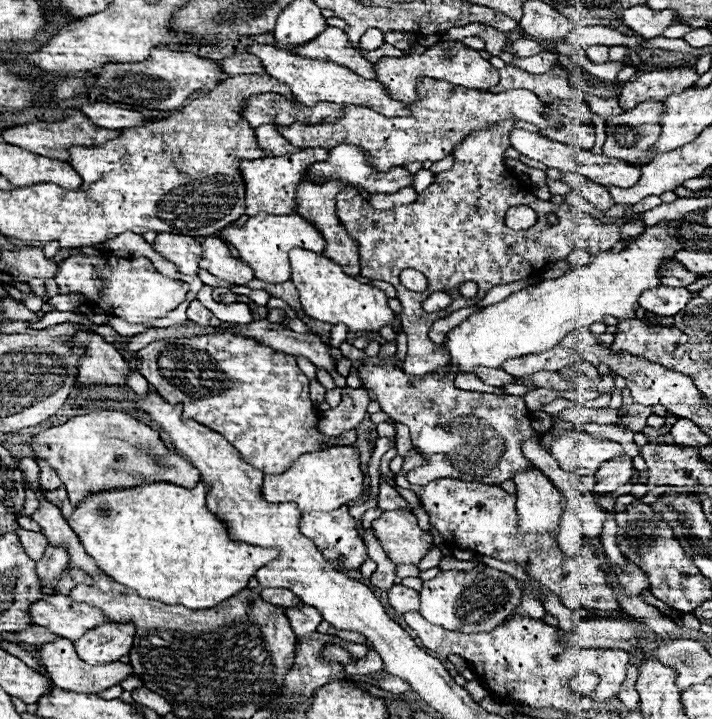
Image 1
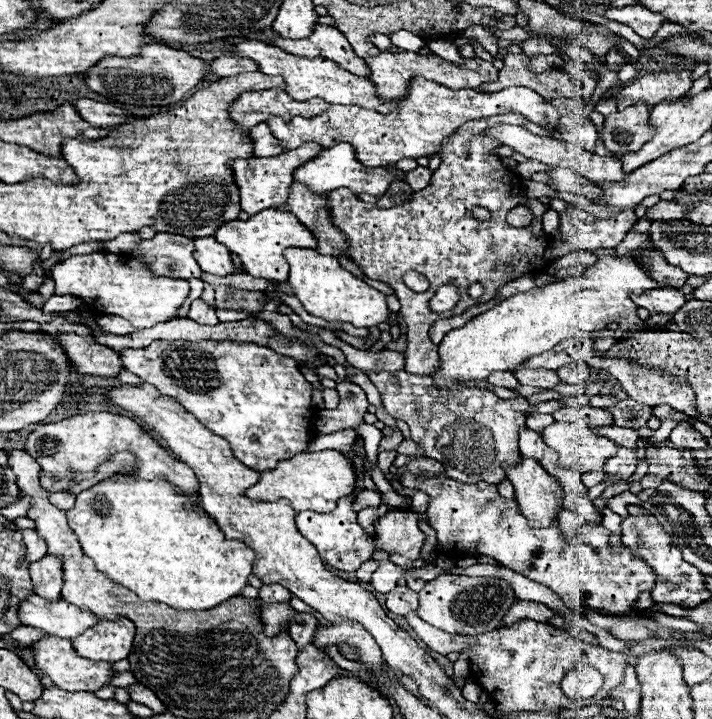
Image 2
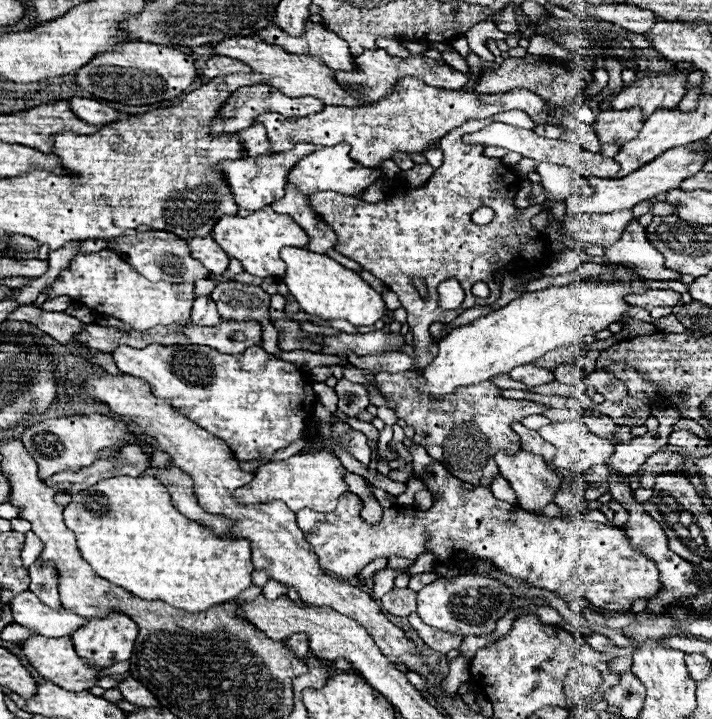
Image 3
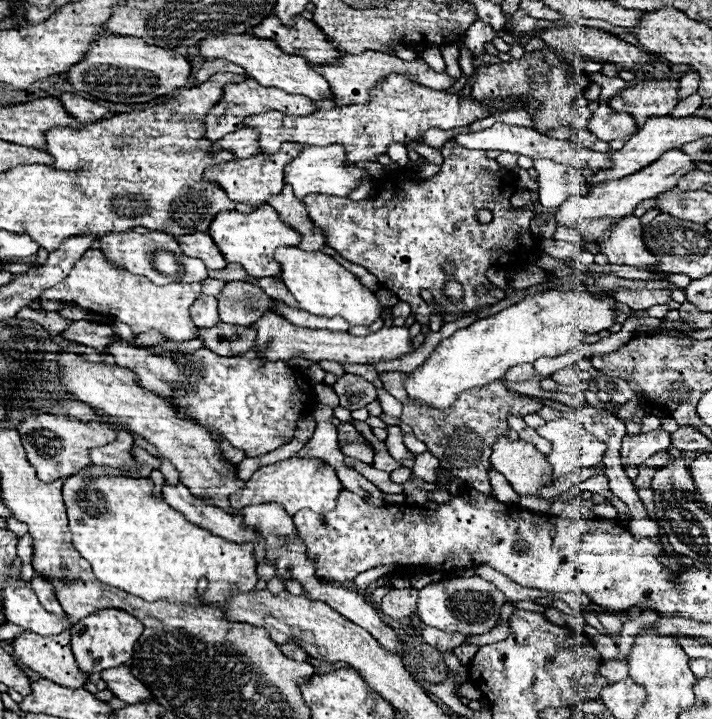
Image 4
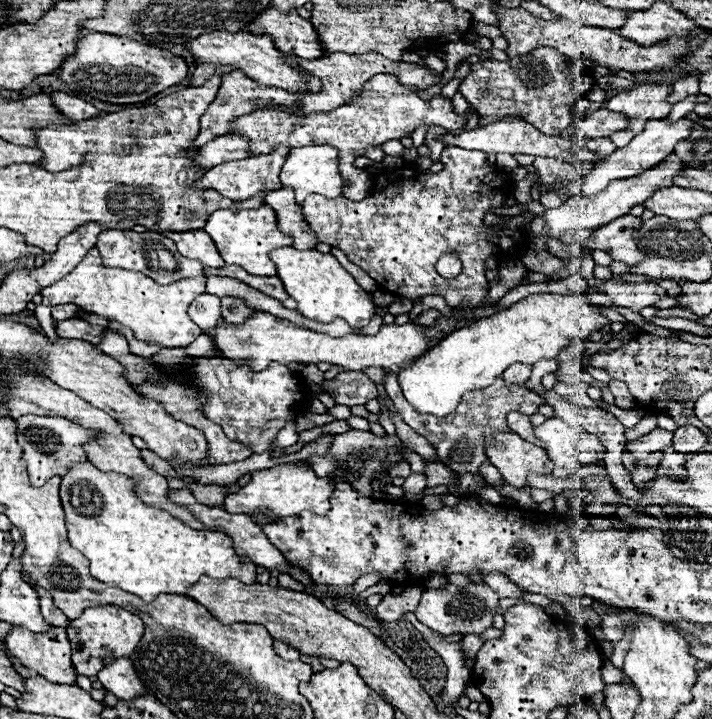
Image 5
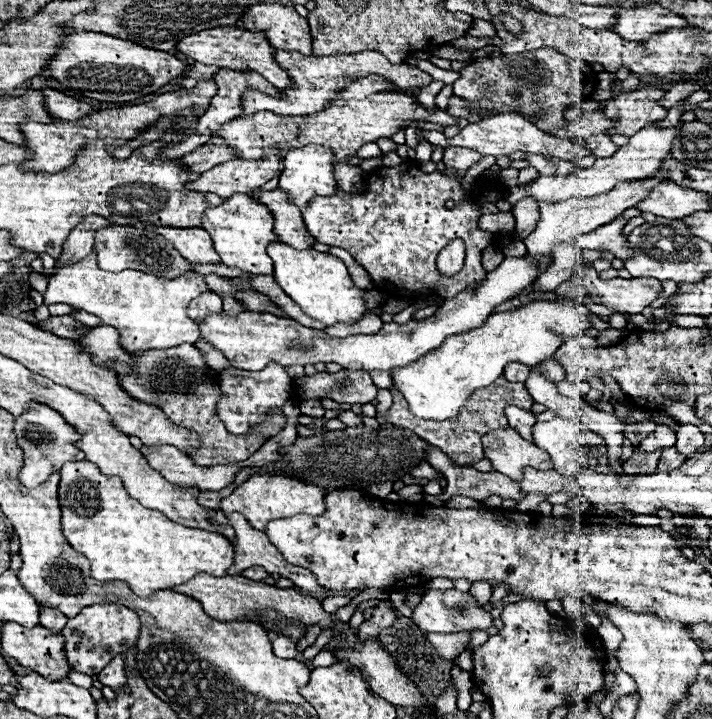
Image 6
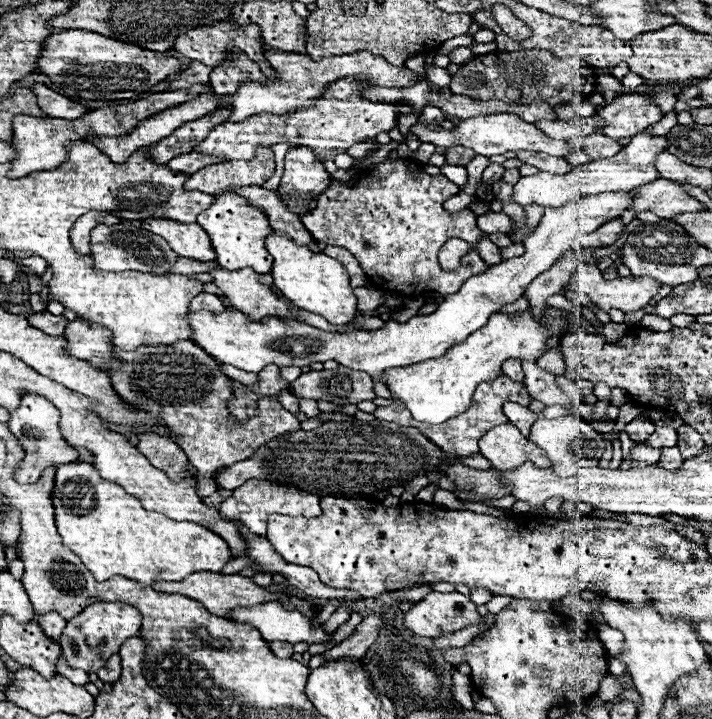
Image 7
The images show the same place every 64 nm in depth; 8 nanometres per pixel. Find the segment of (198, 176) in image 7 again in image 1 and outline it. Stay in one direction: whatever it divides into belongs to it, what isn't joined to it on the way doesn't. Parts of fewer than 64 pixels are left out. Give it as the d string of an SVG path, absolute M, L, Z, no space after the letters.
M304 148L294 154L274 156L274 158L258 158L258 160L240 160L240 174L246 188L246 214L254 216L260 212L272 214L292 214L296 212L296 186L302 182L304 168L314 164L316 160L326 160L328 152L324 148Z

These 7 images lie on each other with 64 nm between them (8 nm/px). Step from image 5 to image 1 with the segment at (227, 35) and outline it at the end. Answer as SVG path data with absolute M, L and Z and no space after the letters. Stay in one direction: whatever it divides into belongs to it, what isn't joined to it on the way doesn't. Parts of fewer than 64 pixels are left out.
M252 44L252 46L248 46L248 54L258 56L264 64L266 74L272 78L278 78L282 84L288 84L294 98L302 104L308 104L308 106L318 104L318 102L336 102L340 106L364 104L366 108L376 108L376 112L380 112L384 116L406 116L408 114L406 104L392 100L382 84L378 84L376 80L366 80L334 62L330 64L330 62L322 62L322 60L302 58L298 54L292 54L288 50L280 50L276 46L268 46L268 44Z

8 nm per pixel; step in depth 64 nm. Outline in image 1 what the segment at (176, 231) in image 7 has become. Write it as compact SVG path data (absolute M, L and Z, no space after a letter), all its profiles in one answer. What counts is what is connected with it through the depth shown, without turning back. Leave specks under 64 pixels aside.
M204 238L202 240L202 256L200 256L200 268L208 270L220 280L246 284L252 280L252 268L248 268L244 262L232 258L228 246L220 238Z

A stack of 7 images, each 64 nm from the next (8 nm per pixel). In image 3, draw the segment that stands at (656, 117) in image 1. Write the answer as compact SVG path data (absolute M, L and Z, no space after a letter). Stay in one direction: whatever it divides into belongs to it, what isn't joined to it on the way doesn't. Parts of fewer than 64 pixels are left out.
M638 108L628 110L600 110L596 122L592 124L602 144L626 144L636 138L644 120L640 120Z

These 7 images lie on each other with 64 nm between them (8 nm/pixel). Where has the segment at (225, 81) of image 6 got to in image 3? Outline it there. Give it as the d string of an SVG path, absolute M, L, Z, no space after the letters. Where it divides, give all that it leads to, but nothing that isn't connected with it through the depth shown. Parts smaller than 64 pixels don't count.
M254 84L254 86L244 86L232 92L226 100L226 104L220 108L218 116L210 124L210 134L220 136L220 134L234 134L244 128L250 128L254 124L254 118L264 114L264 112L280 112L282 116L310 116L312 112L320 112L324 104L312 96L302 96L302 98L290 98L284 96L276 88L268 88L264 84Z

